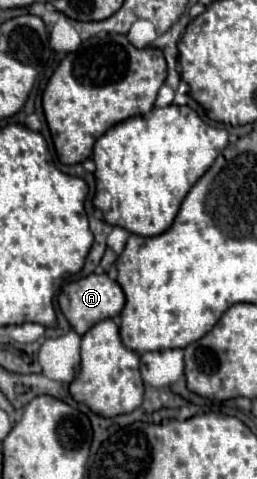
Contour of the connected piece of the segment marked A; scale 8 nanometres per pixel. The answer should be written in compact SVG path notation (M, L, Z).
M91 273L87 277L71 281L71 283L63 285L63 289L59 293L59 307L61 307L63 315L67 317L67 321L71 323L71 327L79 335L89 331L97 321L111 319L111 317L119 315L123 305L125 305L125 293L119 287L119 283L113 281L107 273Z

